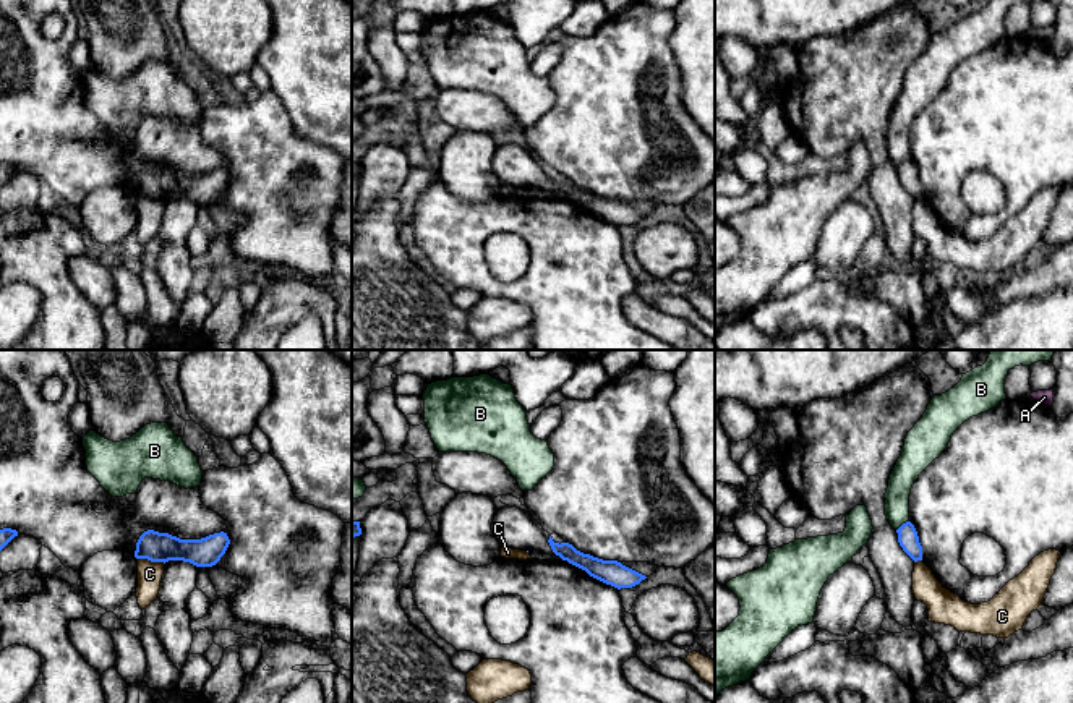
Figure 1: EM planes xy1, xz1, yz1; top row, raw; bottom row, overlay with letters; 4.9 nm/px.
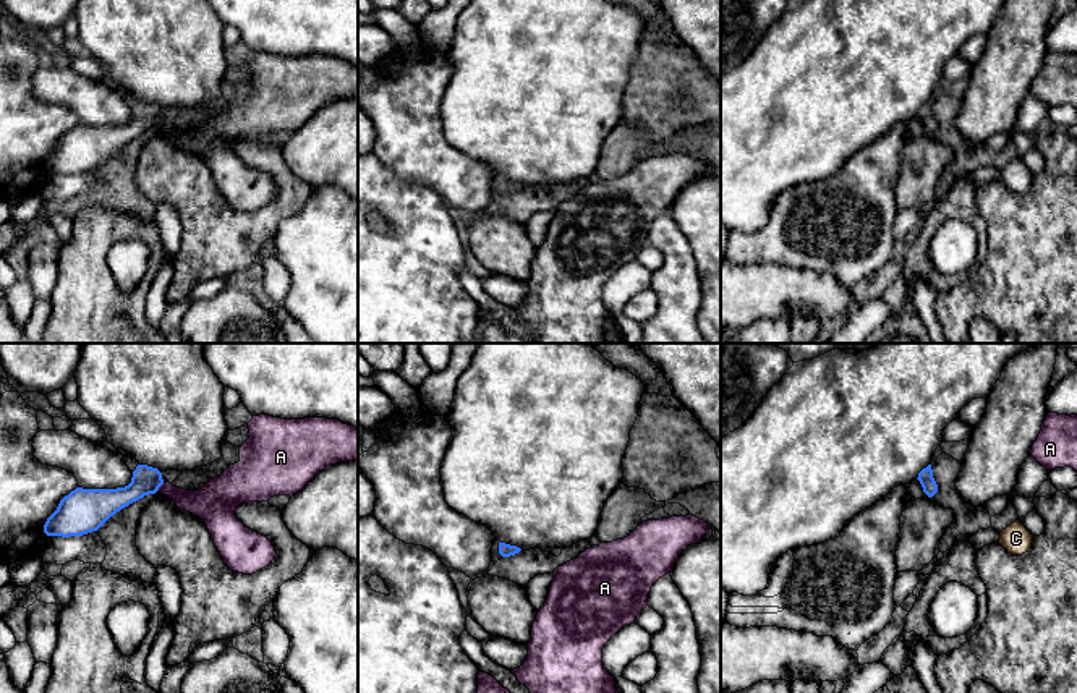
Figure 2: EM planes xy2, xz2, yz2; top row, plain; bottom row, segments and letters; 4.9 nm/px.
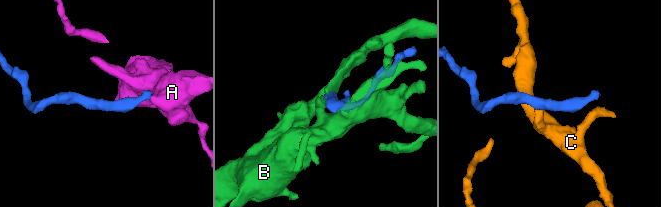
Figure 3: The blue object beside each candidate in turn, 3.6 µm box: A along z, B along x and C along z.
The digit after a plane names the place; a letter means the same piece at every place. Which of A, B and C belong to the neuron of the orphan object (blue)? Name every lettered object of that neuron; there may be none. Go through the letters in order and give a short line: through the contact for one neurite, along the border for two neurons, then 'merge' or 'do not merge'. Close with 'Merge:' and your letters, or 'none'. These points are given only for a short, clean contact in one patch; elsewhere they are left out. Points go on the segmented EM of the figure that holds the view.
A: xy2 (146, 480), (161, 484), (183, 499), (208, 502) | merge
B: do not merge
C: xy1 (138, 558), (164, 564) | do not merge
Merge: A

